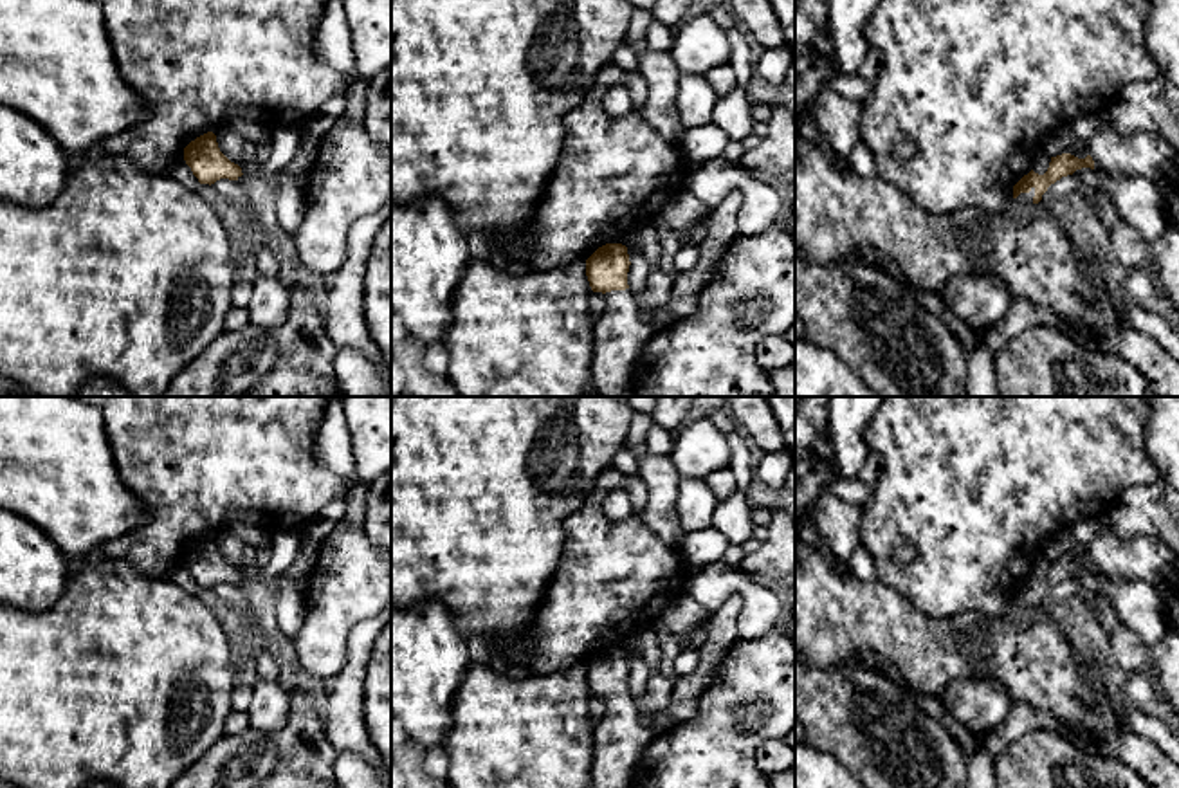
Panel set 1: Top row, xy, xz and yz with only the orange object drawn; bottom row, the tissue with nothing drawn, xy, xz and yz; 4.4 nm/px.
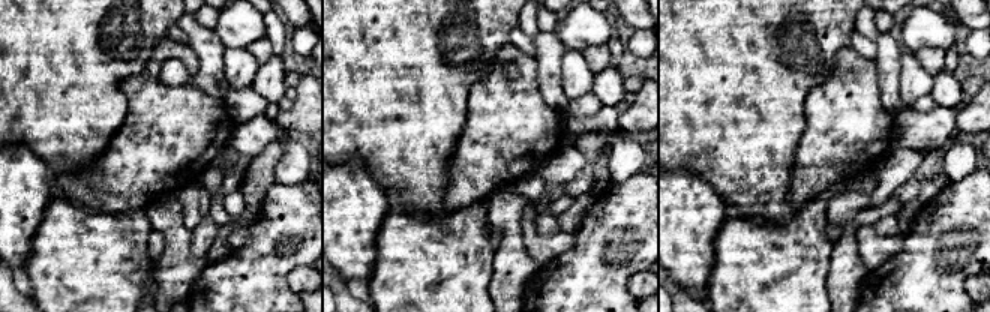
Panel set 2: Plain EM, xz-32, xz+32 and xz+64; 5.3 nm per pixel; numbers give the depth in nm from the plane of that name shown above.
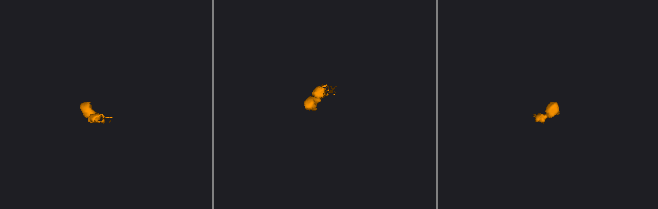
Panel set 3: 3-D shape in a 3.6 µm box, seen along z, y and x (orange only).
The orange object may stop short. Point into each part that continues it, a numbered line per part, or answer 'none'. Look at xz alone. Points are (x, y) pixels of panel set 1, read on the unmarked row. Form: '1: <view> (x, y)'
1: xz (621, 738)

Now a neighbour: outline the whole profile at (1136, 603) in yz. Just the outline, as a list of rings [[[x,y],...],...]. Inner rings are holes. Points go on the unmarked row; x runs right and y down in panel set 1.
[[[1096,568],[1094,575],[1100,582],[1100,595],[1114,606],[1127,628],[1134,629],[1152,646],[1165,638],[1165,618],[1159,609],[1159,599],[1150,584],[1112,579]]]

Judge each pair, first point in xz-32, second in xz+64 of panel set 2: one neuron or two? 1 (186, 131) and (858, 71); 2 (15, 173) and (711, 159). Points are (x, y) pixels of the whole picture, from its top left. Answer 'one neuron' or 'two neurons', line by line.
1: one neuron
2: two neurons

